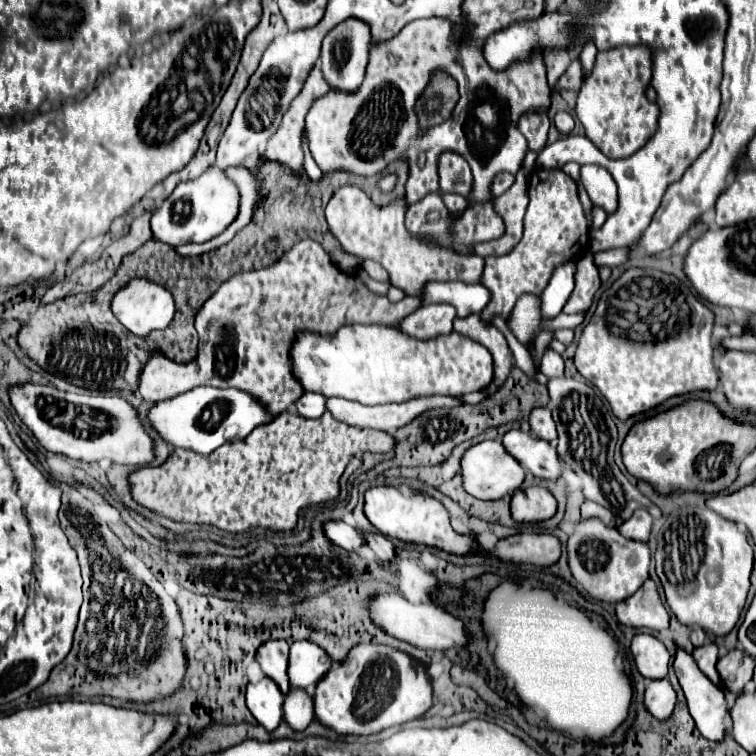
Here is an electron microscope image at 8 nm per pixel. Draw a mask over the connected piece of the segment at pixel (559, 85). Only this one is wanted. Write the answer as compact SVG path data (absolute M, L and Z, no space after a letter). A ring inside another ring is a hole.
M572 61L570 67L566 69L566 73L556 81L552 91L566 91L566 89L578 89L582 85L582 67L580 61Z

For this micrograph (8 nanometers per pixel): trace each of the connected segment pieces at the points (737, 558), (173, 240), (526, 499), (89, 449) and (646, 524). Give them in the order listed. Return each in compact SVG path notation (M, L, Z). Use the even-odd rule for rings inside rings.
M680 507L664 521L654 559L668 607L682 625L690 629L700 627L706 635L716 637L728 635L734 629L746 603L754 565L754 551L748 545L746 533L738 531L736 523L722 519L706 507ZM710 571L720 575L714 585L706 579Z
M208 167L200 177L192 181L182 181L176 185L170 197L154 211L152 215L152 233L154 239L168 243L172 247L184 243L204 243L216 235L220 235L238 215L240 193L234 181L226 177L226 173L218 167Z
M528 487L512 495L512 519L518 523L536 523L556 513L556 499L546 487Z
M28 383L10 387L10 399L22 423L46 451L84 463L110 459L120 465L144 467L154 461L154 439L142 425L136 407L122 397L86 397Z
M638 509L626 523L622 523L618 527L620 535L624 535L626 539L632 539L632 541L648 541L650 537L650 529L652 529L652 517L648 511L644 509Z

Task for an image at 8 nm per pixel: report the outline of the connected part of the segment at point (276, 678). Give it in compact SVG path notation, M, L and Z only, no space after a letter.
M278 639L278 641L268 641L264 643L258 653L256 661L260 663L262 671L280 687L280 691L286 695L290 691L288 683L288 643Z

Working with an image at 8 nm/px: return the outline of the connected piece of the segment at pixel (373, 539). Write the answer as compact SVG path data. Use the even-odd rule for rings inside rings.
M364 533L364 539L366 539L366 545L376 553L378 559L382 559L382 561L392 561L394 559L394 547L384 535Z

